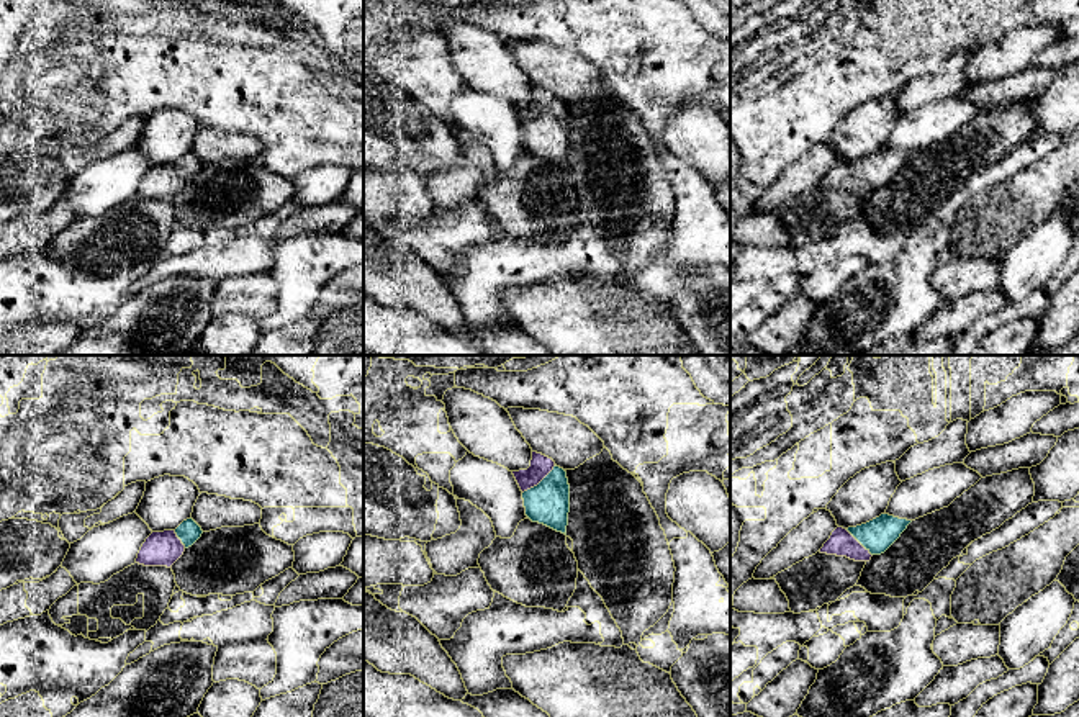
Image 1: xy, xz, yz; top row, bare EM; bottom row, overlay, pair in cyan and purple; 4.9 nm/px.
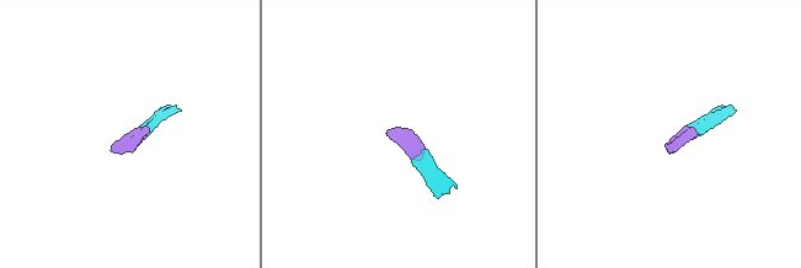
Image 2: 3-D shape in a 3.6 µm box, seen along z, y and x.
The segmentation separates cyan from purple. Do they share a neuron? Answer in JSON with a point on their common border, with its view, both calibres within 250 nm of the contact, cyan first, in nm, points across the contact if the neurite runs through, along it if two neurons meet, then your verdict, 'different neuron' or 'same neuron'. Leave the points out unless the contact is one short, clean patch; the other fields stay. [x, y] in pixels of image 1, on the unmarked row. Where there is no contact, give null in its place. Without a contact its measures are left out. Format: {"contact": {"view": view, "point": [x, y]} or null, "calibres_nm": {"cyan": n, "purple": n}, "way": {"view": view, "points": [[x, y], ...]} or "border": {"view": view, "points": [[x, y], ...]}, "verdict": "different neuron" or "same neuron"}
{"contact": {"view": "xz", "point": [541, 115]}, "calibres_nm": {"cyan": 200, "purple": 110}, "way": {"view": "xz", "points": [[547, 136], [546, 121], [541, 115], [541, 99]]}, "verdict": "same neuron"}

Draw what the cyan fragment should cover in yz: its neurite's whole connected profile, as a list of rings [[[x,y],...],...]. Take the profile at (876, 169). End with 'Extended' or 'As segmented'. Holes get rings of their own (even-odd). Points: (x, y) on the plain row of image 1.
[[[881,147],[856,160],[837,160],[819,185],[846,190],[855,195],[869,195],[873,188],[884,187],[910,156],[912,154]]]. Extended

